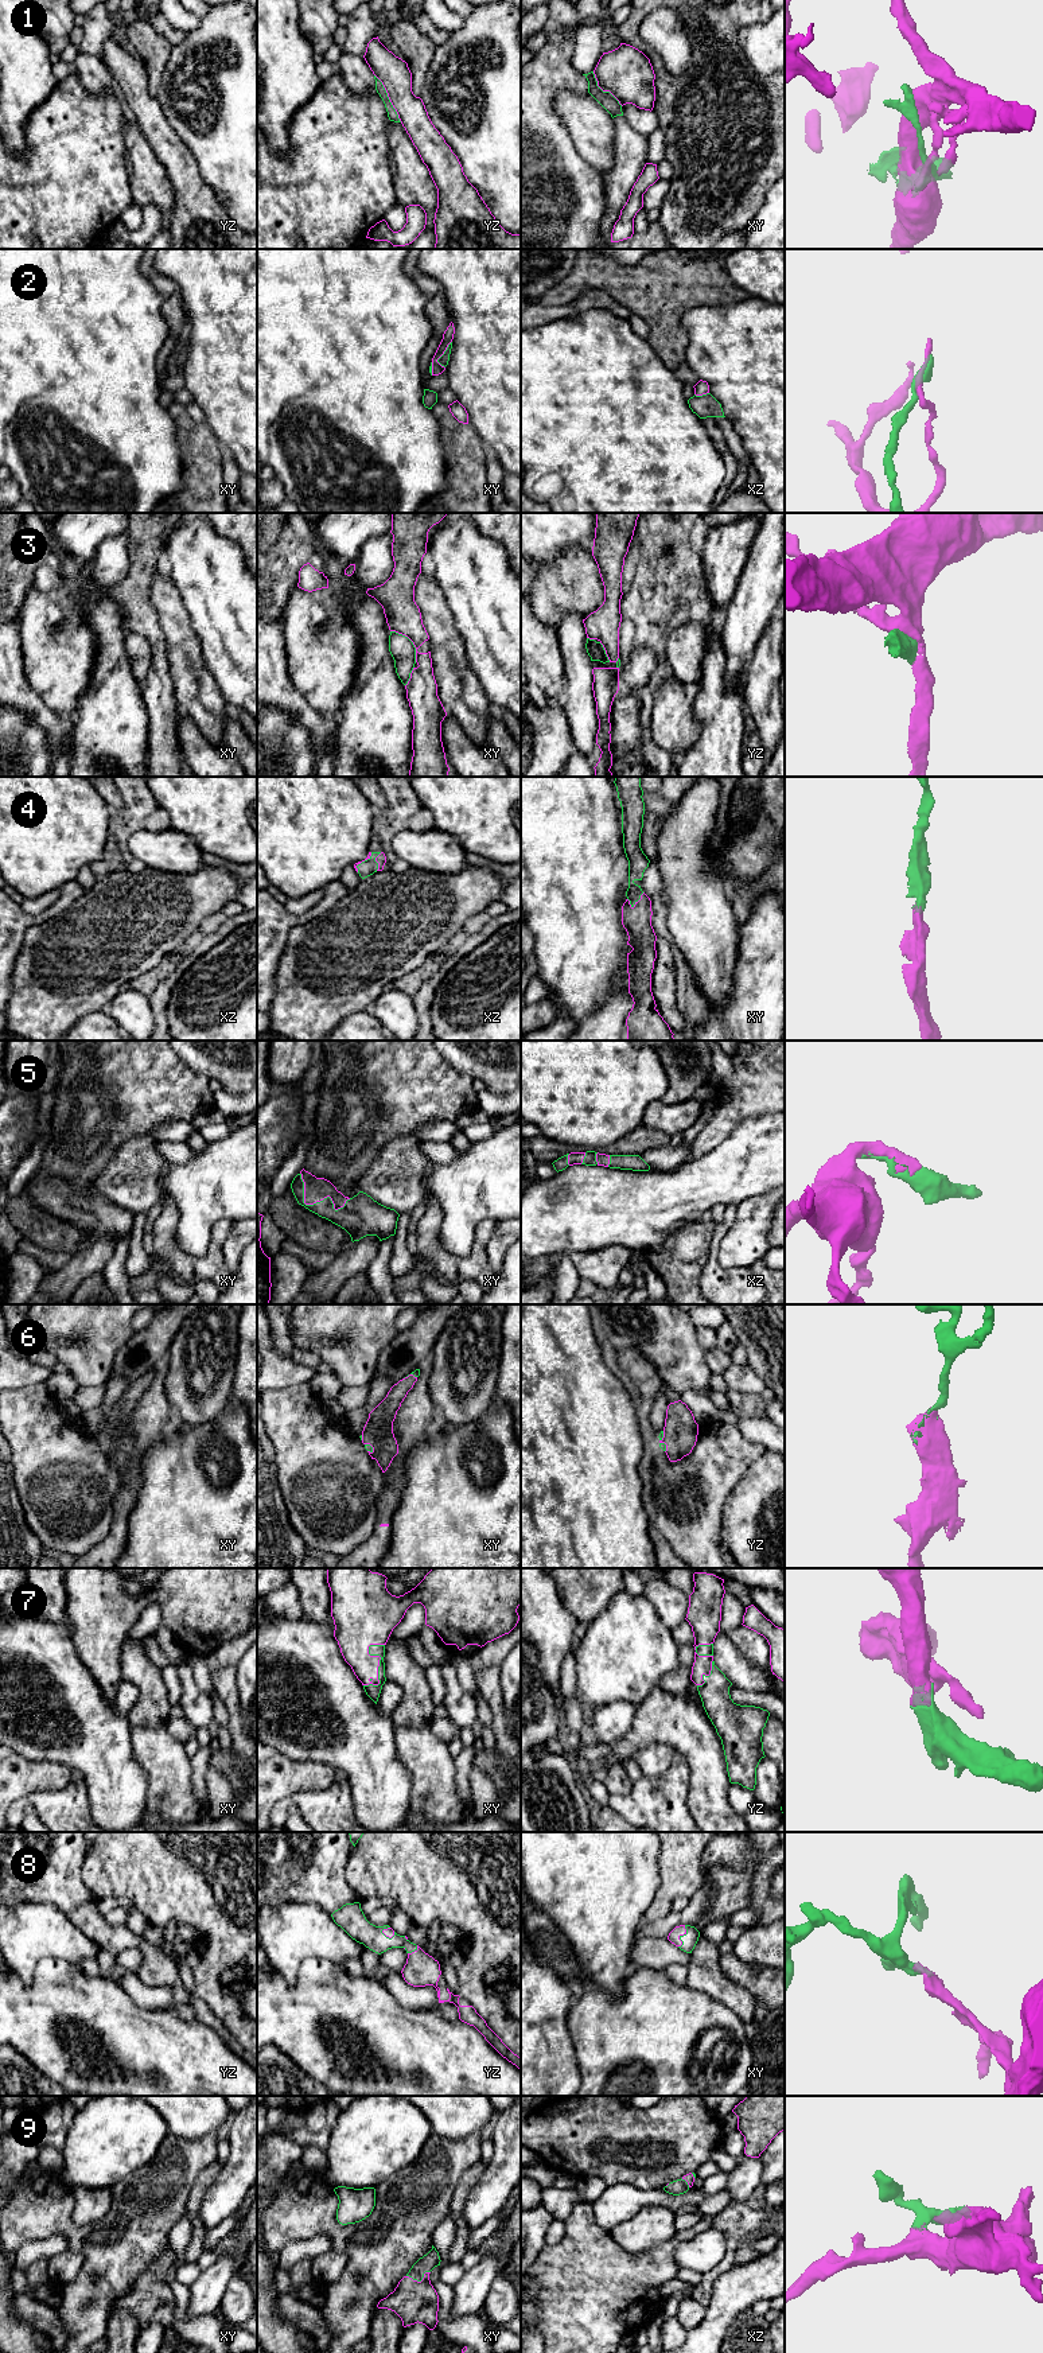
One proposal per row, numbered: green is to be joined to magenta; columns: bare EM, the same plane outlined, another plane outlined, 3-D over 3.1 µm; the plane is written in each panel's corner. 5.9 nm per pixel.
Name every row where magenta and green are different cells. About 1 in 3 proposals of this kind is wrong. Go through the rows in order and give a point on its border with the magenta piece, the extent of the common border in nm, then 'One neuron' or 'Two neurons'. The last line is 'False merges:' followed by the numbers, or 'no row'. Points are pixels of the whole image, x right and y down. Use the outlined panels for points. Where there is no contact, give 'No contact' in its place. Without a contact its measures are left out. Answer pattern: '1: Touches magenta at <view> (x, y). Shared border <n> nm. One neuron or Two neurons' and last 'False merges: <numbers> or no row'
1: Touches magenta at yz (389, 98). Shared border 340 nm. Two neurons
2: Touches magenta at xy (443, 353). Shared border 170 nm. One neuron
3: Touches magenta at xy (411, 640). Shared border 240 nm. Two neurons
4: Touches magenta at xy (638, 901). Shared border 120 nm. One neuron
5: Touches magenta at xy (316, 1201). Shared border 340 nm. One neuron
6: Touches magenta at yz (662, 1442). Shared border 130 nm. One neuron
7: Touches magenta at xy (378, 1661). Shared border 280 nm. One neuron
8: Touches magenta at xy (681, 1935). Shared border 140 nm. One neuron
9: Touches magenta at xy (419, 2282). Shared border 150 nm. One neuron
False merges: 1, 3

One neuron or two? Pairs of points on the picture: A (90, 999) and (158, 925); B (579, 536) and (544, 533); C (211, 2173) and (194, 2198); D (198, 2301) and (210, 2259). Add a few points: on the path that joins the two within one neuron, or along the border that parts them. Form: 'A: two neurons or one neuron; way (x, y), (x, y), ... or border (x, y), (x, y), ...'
A: one neuron; way (101, 980), (139, 942)
B: one neuron; way (571, 533), (552, 533)
C: one neuron; way (205, 2180), (198, 2192)
D: two neurons; border (218, 2259), (202, 2271)

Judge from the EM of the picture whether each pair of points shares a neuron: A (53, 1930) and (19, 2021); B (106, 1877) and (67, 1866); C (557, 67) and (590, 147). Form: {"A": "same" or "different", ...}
{"A": "different", "B": "different", "C": "different"}

